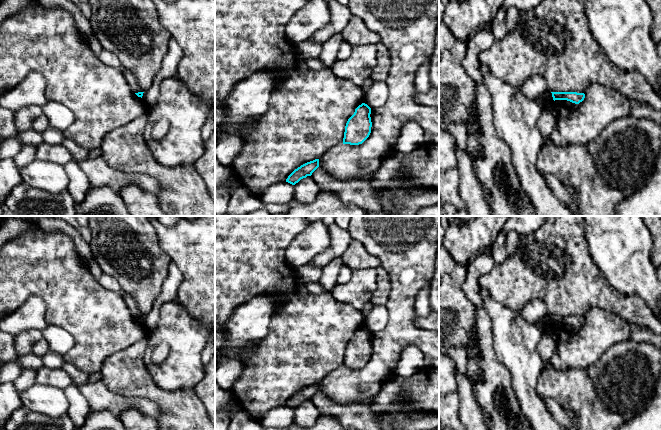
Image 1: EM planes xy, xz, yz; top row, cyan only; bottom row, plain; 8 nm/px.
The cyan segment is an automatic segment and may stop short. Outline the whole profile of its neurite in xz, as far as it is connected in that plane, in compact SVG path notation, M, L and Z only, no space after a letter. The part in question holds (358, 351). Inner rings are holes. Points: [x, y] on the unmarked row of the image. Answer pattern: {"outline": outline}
{"outline": "M365 327L355 333L346 347L343 368L359 369L369 361L372 351L370 338L371 332Z"}

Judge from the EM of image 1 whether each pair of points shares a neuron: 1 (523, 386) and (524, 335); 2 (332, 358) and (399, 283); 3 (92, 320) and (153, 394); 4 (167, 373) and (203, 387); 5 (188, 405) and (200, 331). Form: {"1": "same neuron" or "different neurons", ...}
{"1": "same neuron", "2": "different neurons", "3": "different neurons", "4": "different neurons", "5": "different neurons"}

